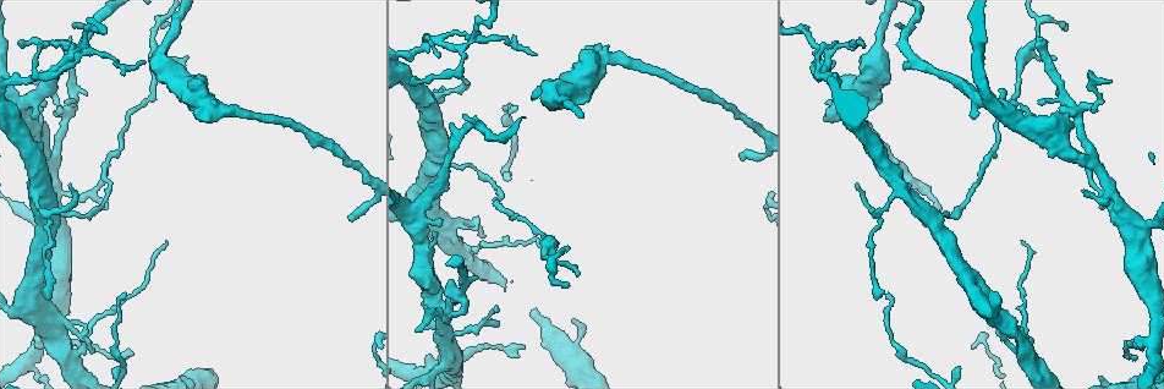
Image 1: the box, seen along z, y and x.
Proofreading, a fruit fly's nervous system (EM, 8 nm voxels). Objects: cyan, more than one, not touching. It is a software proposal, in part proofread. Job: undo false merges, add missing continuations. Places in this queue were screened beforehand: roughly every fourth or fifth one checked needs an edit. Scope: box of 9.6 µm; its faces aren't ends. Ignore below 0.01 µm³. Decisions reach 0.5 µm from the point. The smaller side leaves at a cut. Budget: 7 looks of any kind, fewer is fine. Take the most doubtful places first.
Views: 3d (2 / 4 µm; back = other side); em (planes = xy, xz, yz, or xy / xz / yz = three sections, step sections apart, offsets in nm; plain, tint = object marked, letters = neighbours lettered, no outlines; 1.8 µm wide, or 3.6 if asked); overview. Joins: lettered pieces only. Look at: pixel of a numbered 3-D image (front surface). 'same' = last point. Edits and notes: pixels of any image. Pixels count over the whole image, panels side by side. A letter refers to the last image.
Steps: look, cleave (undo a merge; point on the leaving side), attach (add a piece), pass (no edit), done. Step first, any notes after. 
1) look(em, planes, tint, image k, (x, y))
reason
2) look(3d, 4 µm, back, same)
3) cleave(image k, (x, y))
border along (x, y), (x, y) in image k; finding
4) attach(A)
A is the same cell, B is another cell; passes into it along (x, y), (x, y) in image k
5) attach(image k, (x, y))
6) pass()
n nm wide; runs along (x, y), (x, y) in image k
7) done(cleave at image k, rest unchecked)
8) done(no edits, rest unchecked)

look(3d, 2 µm, image 1, (826, 55))
looks like a crossing

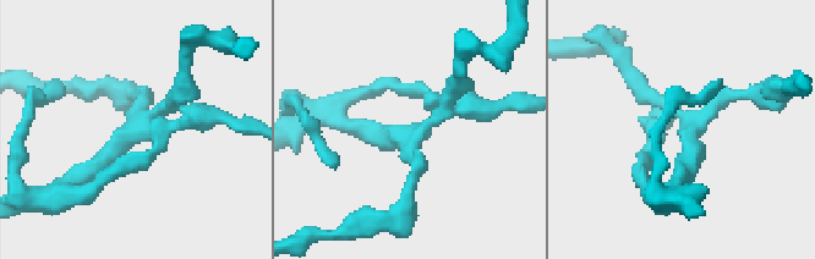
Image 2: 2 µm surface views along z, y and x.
look(em, planes, letters, image 2, (406, 139))
4 arms

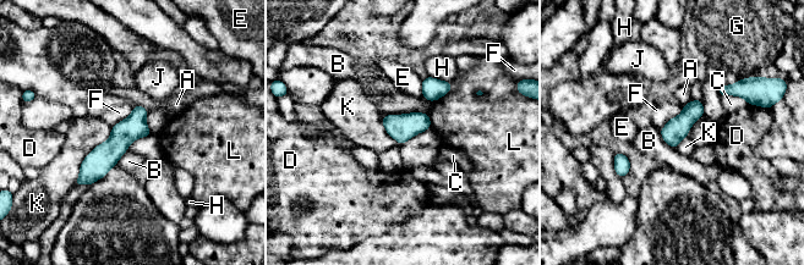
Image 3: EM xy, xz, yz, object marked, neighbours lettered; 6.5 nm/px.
pass()
A, B, C, D, E, F, G, H, J, K and L are other cells; one neuron here

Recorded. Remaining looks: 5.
look(3d, 2 µm, image 1, (38, 342))

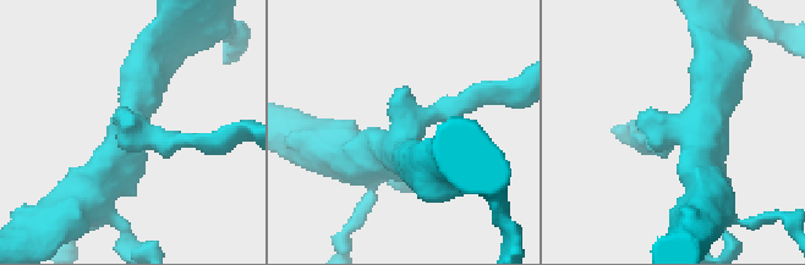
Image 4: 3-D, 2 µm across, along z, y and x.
look(em, planes, tint, image 4, (693, 120))

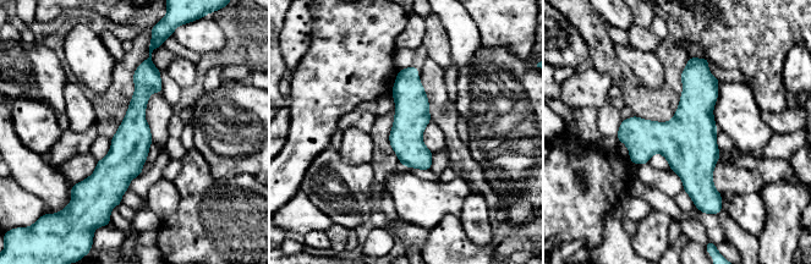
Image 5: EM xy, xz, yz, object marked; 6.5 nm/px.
look(em, planes, letters, same)
what lies round it

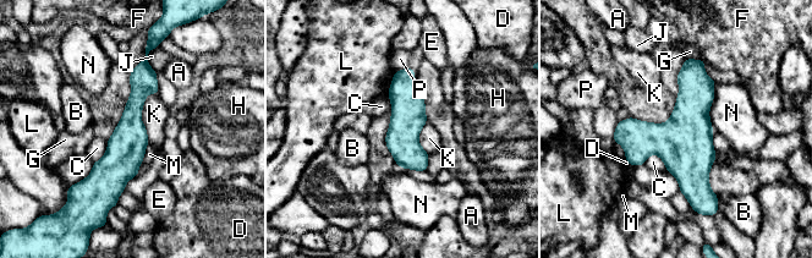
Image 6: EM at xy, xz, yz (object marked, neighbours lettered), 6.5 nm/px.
pass()
K touches over 360 nm; A, B, C, D, E, F, G, H, J, K, L, M, N and P are other cells; one neuron here

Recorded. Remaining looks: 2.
look(em, yz, step 16, letters, image 1, (433, 226))
arms part here

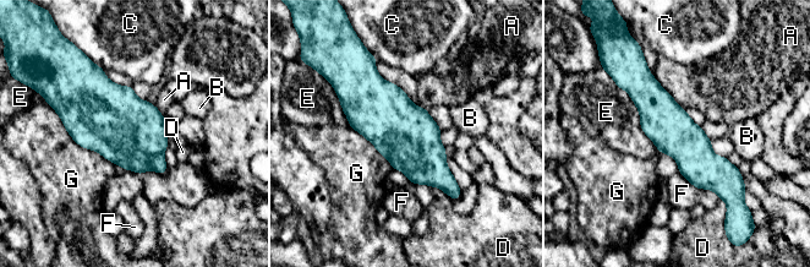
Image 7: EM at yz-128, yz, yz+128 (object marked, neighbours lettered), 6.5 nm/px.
pass()
A, B, C, D, E, F and G are other cells; one neuron here

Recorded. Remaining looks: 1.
done(no edits, rest unchecked)

